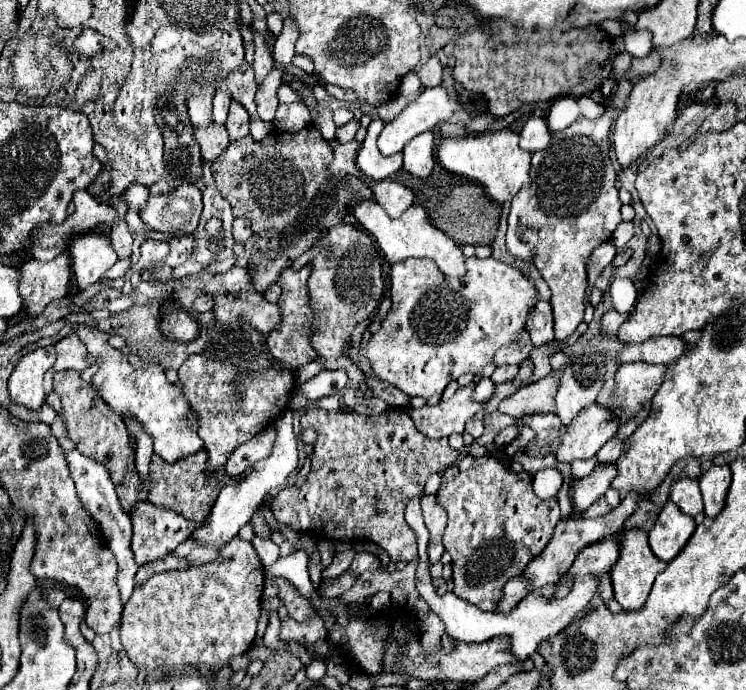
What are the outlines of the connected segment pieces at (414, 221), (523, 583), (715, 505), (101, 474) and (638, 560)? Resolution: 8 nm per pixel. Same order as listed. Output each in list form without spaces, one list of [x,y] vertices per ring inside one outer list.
[[[412,206],[412,214],[402,214],[400,218],[390,218],[388,214],[354,214],[354,218],[364,226],[364,230],[368,230],[378,240],[378,246],[384,252],[388,264],[398,264],[408,258],[428,258],[434,260],[440,272],[444,272],[446,276],[458,276],[458,244],[452,238],[444,236],[444,232],[434,228],[428,218],[424,218],[424,208]]]
[[[524,574],[520,576],[514,576],[506,586],[504,586],[504,596],[500,600],[500,606],[498,606],[498,612],[508,612],[512,610],[528,592],[532,590],[530,582],[524,578]]]
[[[712,466],[700,478],[700,490],[704,496],[704,514],[708,518],[716,518],[724,508],[726,494],[730,488],[730,468],[728,466]]]
[[[78,450],[64,452],[64,456],[66,456],[66,462],[68,462],[70,476],[72,476],[74,484],[76,484],[76,492],[78,492],[80,502],[90,512],[90,516],[100,524],[102,536],[106,538],[108,548],[114,552],[114,556],[118,560],[118,590],[120,590],[122,602],[126,604],[132,590],[134,590],[134,574],[138,570],[138,566],[134,562],[134,554],[130,550],[130,538],[132,538],[130,516],[120,508],[120,502],[118,502],[118,496],[116,496],[116,490],[114,490],[114,484],[110,480],[110,474],[108,474],[106,466],[82,456]]]
[[[624,528],[622,530],[622,538],[620,538],[620,558],[616,560],[616,564],[610,570],[610,578],[612,578],[612,586],[614,586],[614,598],[620,602],[620,606],[624,610],[638,610],[644,606],[650,588],[654,584],[654,578],[666,568],[666,562],[660,562],[650,546],[648,546],[648,534],[644,530],[638,528]]]

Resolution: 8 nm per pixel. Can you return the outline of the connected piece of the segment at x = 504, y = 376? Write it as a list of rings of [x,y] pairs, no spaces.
[[[498,366],[490,378],[494,384],[502,384],[514,380],[516,374],[518,374],[518,366]]]

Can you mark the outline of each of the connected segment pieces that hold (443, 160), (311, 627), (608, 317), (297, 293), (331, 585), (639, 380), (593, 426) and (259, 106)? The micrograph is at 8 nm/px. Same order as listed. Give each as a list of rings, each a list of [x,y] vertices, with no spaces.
[[[512,130],[500,132],[484,132],[476,136],[462,136],[462,138],[442,138],[436,150],[440,164],[454,174],[466,176],[474,182],[480,182],[484,190],[498,202],[510,202],[522,186],[530,182],[530,154],[518,146],[518,134]]]
[[[318,615],[303,622],[292,618],[281,620],[280,639],[295,641],[301,644],[312,644],[319,639],[325,639],[327,630],[324,621]]]
[[[610,310],[610,312],[604,314],[600,328],[602,328],[602,332],[604,332],[606,336],[616,336],[616,330],[620,328],[620,324],[622,324],[626,318],[628,318],[628,314],[618,314],[616,310]]]
[[[304,266],[298,272],[294,270],[284,270],[278,278],[278,284],[282,286],[282,296],[278,300],[280,312],[282,312],[282,324],[278,326],[278,330],[270,332],[266,336],[266,346],[270,350],[270,354],[282,362],[284,366],[288,366],[290,370],[296,370],[300,366],[304,366],[306,362],[312,362],[316,358],[316,350],[310,346],[310,326],[312,326],[312,310],[308,306],[308,292],[306,292],[306,280],[308,280],[310,268]]]
[[[342,574],[342,576],[338,576],[338,578],[330,580],[330,582],[322,582],[320,594],[322,594],[324,598],[340,598],[346,590],[350,590],[350,588],[354,586],[354,582],[356,582],[354,576]]]
[[[634,362],[624,364],[616,372],[616,390],[614,390],[614,406],[610,408],[618,420],[618,424],[634,420],[646,402],[654,398],[662,384],[664,366]]]
[[[598,404],[584,408],[566,428],[566,436],[554,454],[556,462],[572,464],[574,460],[588,460],[596,456],[596,452],[616,434],[616,430],[618,424],[608,408]]]
[[[274,68],[264,78],[264,82],[258,86],[258,92],[256,92],[256,112],[258,112],[258,118],[262,122],[272,122],[274,120],[274,114],[276,114],[276,108],[278,108],[276,90],[278,90],[280,84],[282,84],[282,70]]]

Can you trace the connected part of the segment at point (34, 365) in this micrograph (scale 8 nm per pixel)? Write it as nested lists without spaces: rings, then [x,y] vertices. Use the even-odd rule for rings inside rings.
[[[54,346],[38,348],[34,352],[22,356],[8,380],[10,398],[16,404],[22,404],[30,410],[38,410],[44,404],[42,378],[44,378],[44,372],[54,366],[54,364],[50,364],[54,360],[56,360]]]

